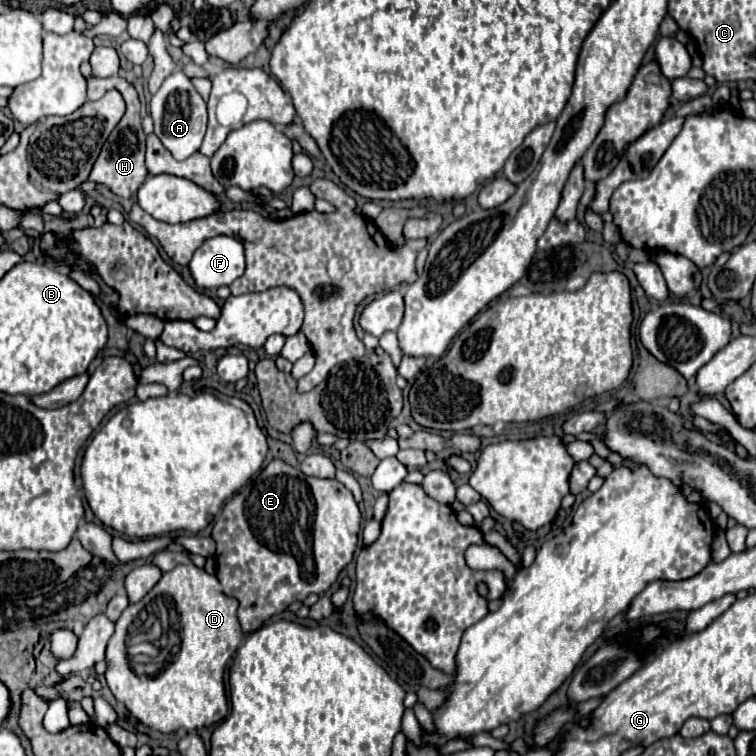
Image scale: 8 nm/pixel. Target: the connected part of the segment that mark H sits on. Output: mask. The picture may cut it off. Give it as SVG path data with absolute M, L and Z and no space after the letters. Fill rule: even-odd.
M121 76L87 80L87 96L89 96L89 100L99 100L107 90L121 92L121 96L125 100L125 116L119 120L119 124L113 128L113 132L107 138L107 142L103 144L103 150L101 150L93 170L91 170L89 180L109 186L121 198L129 198L129 196L133 196L139 190L139 186L147 178L147 168L145 168L145 132L143 132L141 114L139 114L141 102L137 98L137 90L133 88L133 84L129 80L125 80L125 78L121 78Z

